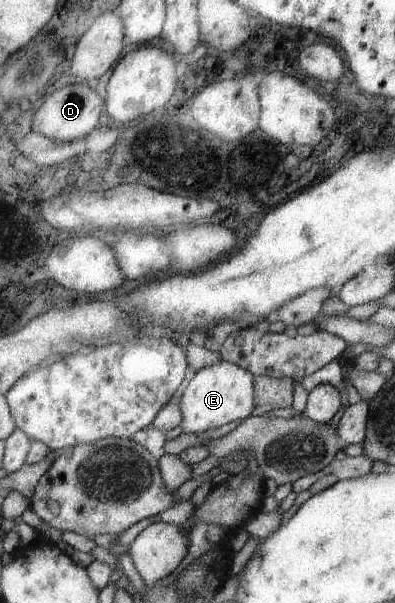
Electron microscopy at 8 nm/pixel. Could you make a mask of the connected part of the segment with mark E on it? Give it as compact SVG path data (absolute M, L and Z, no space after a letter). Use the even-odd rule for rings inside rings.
M223 360L195 371L179 399L182 416L179 425L182 426L182 432L195 434L208 431L212 434L220 426L247 418L254 409L253 379L253 374L245 370L245 367L240 367L232 362Z

